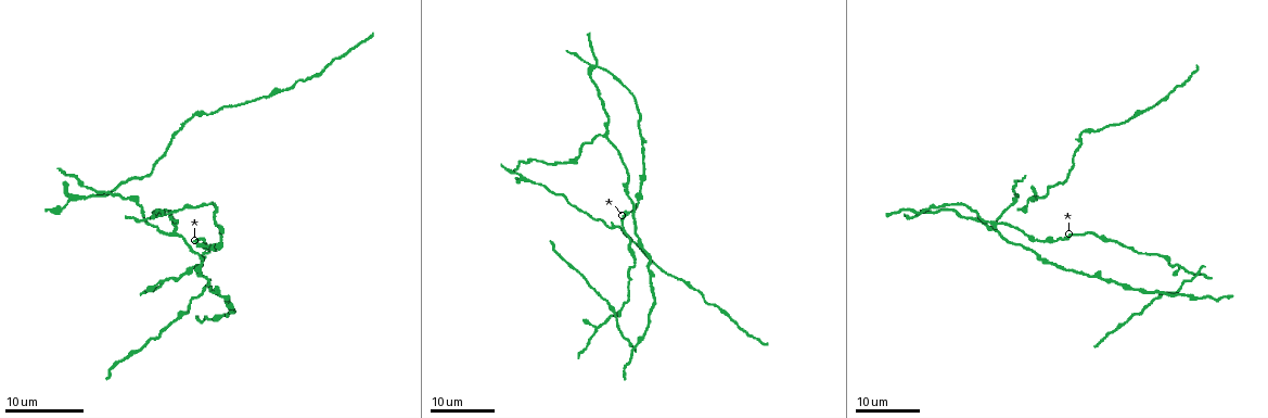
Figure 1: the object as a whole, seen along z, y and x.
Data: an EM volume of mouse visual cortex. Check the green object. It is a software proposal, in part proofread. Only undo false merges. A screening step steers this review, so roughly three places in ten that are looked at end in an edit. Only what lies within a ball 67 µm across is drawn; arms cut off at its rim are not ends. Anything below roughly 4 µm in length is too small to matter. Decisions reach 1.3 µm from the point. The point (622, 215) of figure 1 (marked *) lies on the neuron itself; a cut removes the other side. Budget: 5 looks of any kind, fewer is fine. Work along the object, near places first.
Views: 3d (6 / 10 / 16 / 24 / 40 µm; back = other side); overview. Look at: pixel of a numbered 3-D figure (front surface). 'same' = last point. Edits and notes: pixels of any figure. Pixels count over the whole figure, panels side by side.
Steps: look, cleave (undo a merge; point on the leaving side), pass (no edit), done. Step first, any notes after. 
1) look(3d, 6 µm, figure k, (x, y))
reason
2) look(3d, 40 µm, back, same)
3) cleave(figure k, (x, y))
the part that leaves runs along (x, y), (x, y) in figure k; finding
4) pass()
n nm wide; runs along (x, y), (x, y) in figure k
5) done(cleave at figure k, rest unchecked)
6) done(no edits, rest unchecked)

look(3d, 24 µm, figure 1, (984, 222))
calibre changes

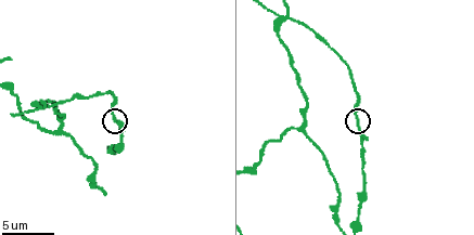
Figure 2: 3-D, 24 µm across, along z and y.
look(3d, 6 µm, figure 2, (358, 126))
closer look

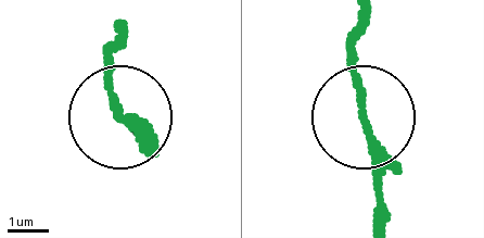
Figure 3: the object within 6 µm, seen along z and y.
pass()
180 nm wide; runs along (381, 217), (351, 34) in figure 3; continuous, no second neuron

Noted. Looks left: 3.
look(3d, 6 µm, figure 2, (46, 107))
looks like a crossing

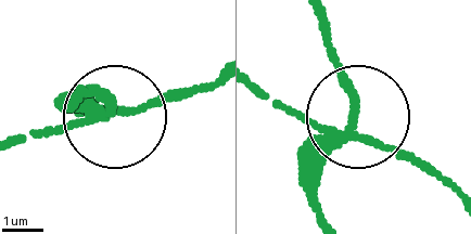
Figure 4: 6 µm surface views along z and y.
cleave(figure 4, (304, 184))
side arm 6 µm; 4 arms; two neurons meet here

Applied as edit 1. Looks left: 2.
done(cleave at figure 4, rest unchecked)

